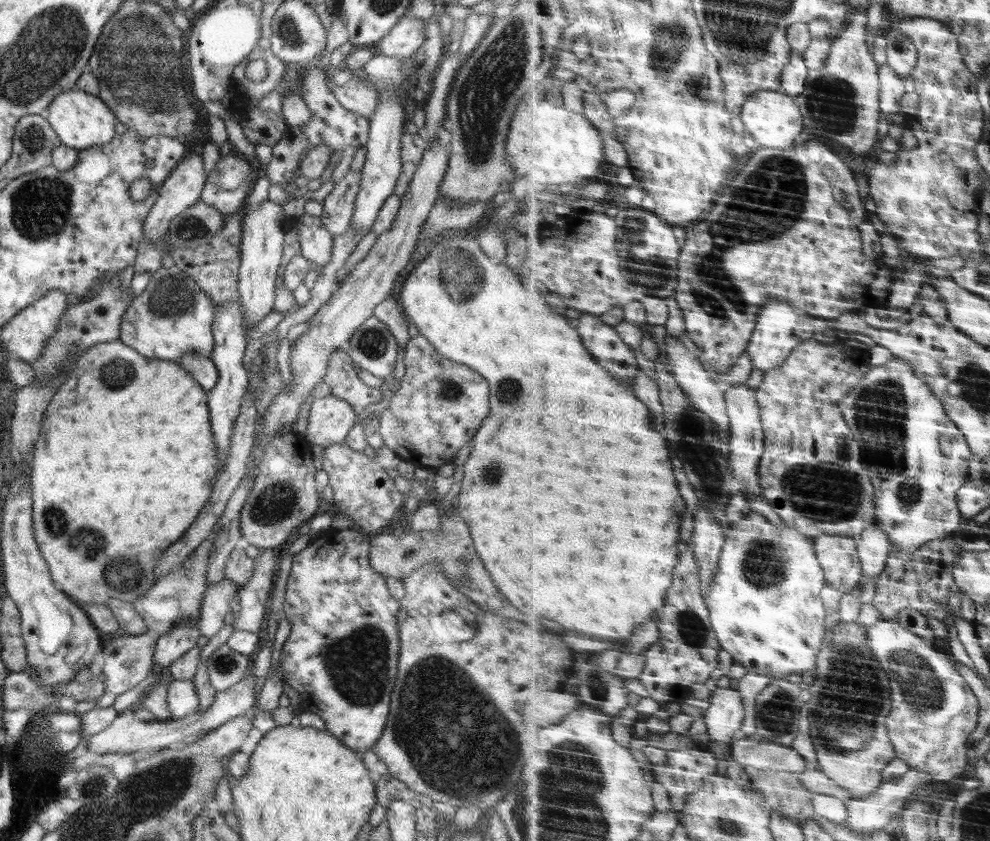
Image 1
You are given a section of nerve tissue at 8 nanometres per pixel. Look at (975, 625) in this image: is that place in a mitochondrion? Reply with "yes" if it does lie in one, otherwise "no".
no

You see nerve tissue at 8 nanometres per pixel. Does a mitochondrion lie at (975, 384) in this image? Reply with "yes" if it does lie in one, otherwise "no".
yes

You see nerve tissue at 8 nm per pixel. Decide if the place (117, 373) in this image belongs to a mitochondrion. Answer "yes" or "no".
yes

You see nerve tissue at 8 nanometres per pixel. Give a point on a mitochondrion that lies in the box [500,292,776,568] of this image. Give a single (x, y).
(691, 429)

